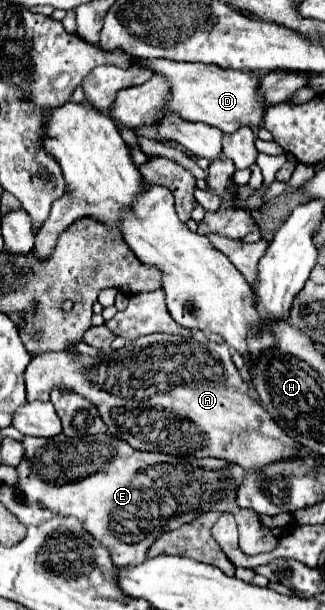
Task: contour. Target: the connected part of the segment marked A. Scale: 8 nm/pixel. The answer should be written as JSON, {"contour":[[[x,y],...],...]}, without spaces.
{"contour":[[[153,333],[129,341],[121,351],[107,353],[103,357],[75,355],[67,351],[39,353],[25,369],[27,401],[49,401],[53,387],[69,387],[97,405],[107,431],[113,437],[127,441],[135,449],[173,453],[181,457],[219,457],[229,463],[237,463],[243,469],[263,469],[275,461],[291,461],[299,457],[299,447],[283,433],[275,419],[251,397],[251,387],[241,379],[237,367],[231,361],[229,347],[207,341],[203,333],[193,333],[191,339],[177,335]]]}

